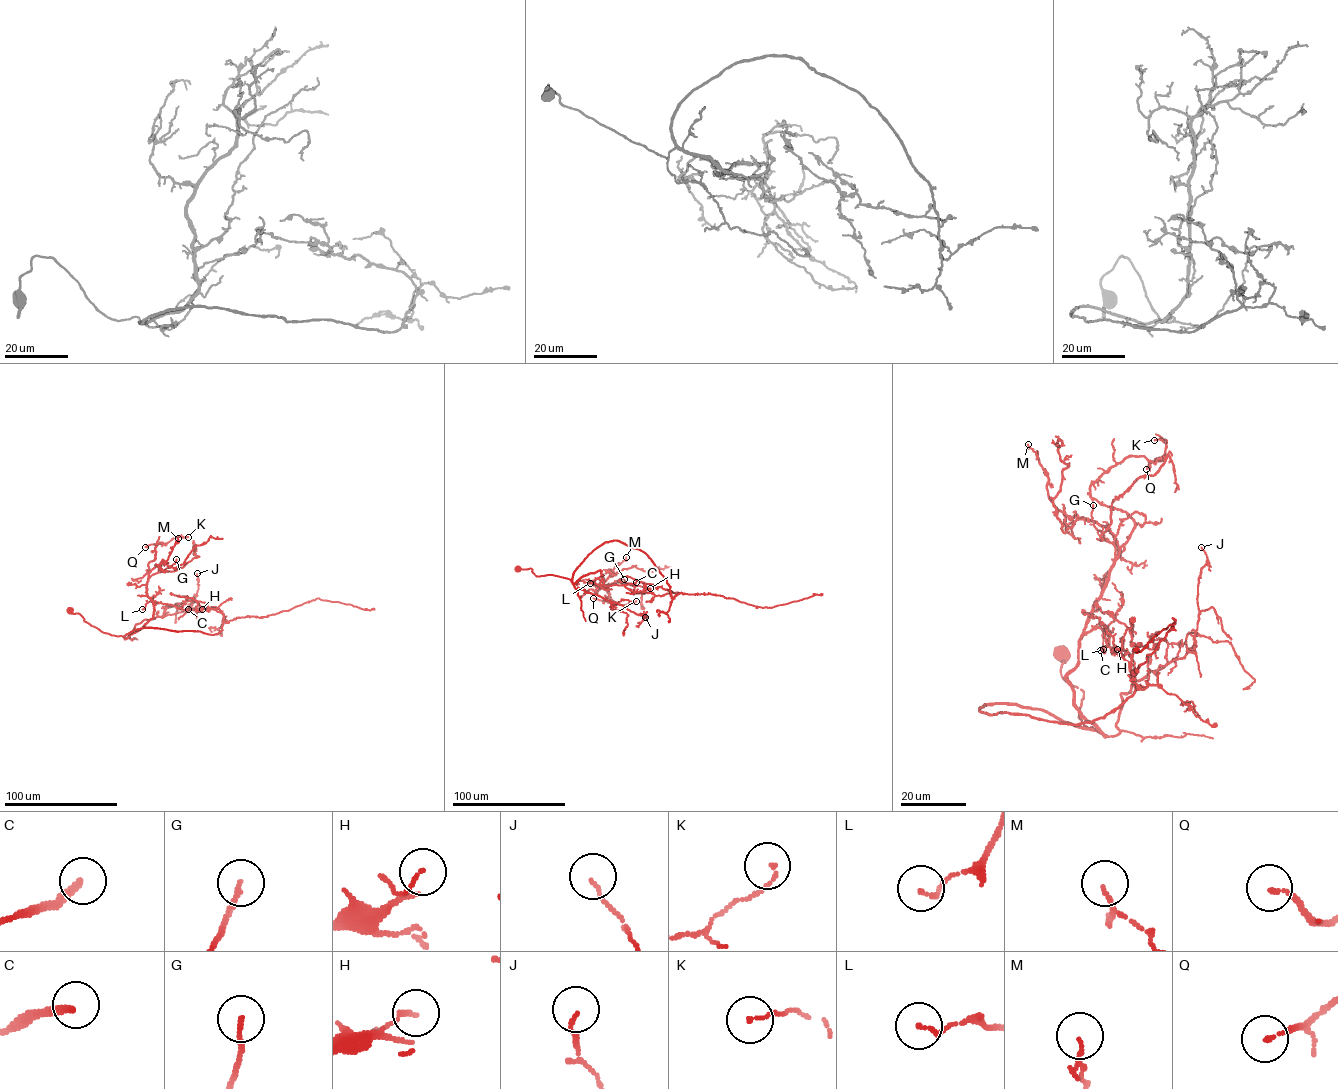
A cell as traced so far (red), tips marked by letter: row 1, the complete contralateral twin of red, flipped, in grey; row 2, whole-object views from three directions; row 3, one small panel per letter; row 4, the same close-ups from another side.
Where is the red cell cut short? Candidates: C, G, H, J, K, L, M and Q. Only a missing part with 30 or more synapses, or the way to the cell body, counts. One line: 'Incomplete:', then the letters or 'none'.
Incomplete: none

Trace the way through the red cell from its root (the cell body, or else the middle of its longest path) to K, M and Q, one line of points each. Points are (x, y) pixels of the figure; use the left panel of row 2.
K: (69, 610), (101, 631), (126, 638), (153, 617), (147, 584), (154, 548), (188, 537)
M: (69, 610), (111, 635), (126, 638), (139, 630), (153, 614), (147, 593), (149, 573), (166, 560), (178, 538)
Q: (69, 610), (111, 635), (126, 638), (139, 630), (153, 614), (148, 563), (158, 543), (167, 543), (145, 547)

